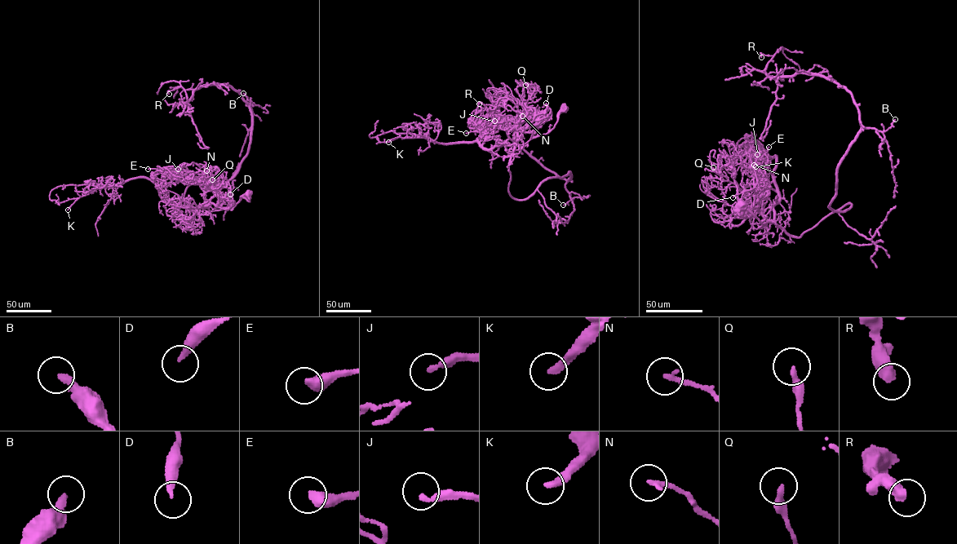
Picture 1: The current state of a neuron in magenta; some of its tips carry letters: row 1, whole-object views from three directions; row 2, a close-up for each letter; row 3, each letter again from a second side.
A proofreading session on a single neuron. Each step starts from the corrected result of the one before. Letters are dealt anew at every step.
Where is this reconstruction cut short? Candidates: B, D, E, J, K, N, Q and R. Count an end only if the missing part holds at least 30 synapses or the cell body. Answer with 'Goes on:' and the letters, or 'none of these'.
Goes on: E, K

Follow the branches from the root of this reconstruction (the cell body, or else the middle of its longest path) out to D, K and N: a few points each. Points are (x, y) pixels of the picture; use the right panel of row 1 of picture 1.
D: (740, 205), (761, 223), (773, 223), (758, 211), (758, 197), (754, 189), (742, 191), (733, 197)
K: (740, 205), (761, 223), (773, 223), (773, 207), (779, 199), (775, 154), (760, 151), (755, 155), (755, 166)
N: (740, 205), (761, 223), (773, 223), (758, 211), (754, 165)

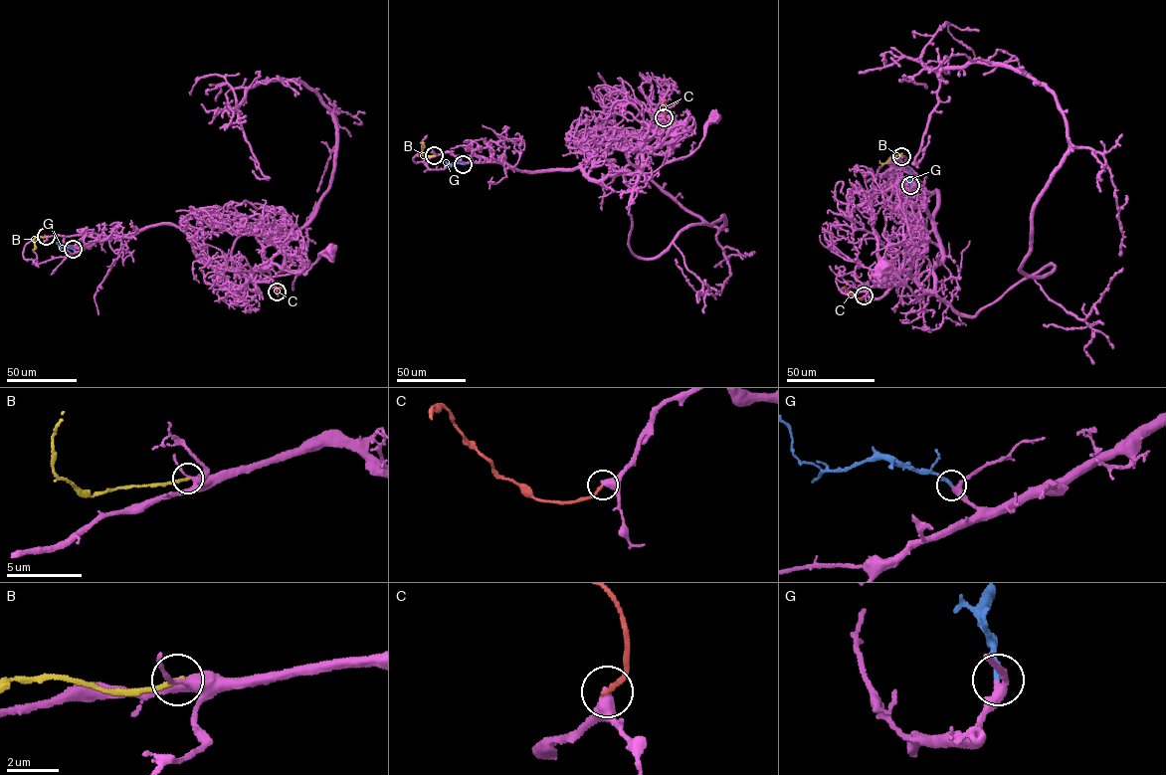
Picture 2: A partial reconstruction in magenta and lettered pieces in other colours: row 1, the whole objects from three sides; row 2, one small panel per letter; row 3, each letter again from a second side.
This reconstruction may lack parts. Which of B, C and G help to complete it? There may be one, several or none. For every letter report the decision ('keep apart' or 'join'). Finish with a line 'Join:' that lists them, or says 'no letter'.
B: keep apart
C: keep apart
G: join
Join: G

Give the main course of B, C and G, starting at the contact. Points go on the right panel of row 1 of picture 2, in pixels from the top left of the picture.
B: (901, 156), (901, 153), (892, 156), (885, 163), (879, 160)
C: (864, 296), (854, 296), (844, 289)
G: (910, 185), (908, 169)

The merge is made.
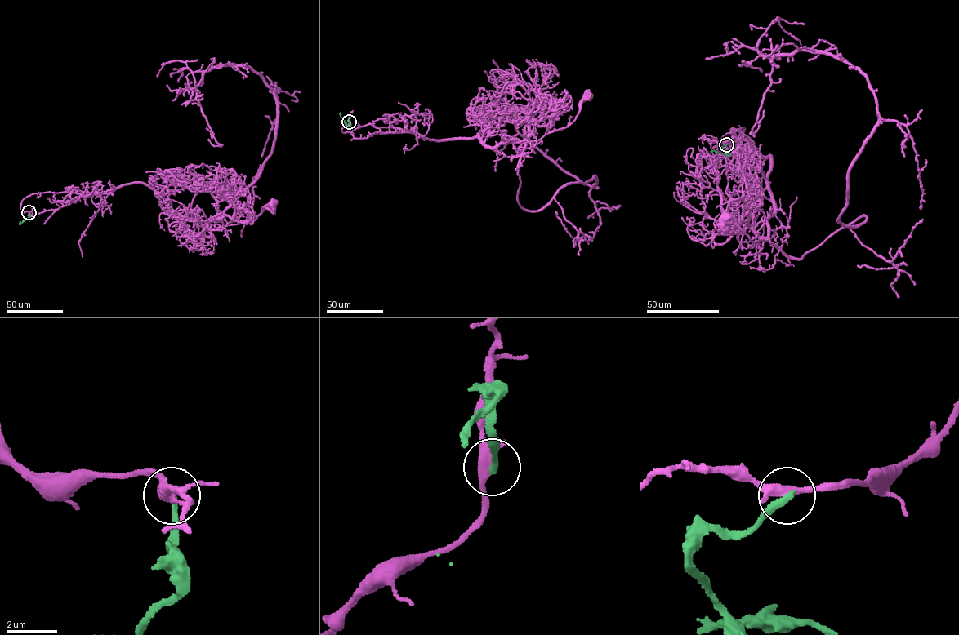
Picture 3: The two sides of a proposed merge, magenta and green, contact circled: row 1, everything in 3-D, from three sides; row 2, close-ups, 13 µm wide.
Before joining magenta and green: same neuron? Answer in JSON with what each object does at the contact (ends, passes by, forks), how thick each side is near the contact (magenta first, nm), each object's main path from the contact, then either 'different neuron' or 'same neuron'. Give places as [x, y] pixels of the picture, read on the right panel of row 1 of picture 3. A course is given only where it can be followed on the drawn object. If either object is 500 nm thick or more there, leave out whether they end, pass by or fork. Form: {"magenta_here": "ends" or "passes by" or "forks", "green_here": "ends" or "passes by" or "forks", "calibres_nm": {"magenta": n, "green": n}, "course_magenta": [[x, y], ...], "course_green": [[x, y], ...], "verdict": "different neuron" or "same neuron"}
{"magenta_here": "forks", "green_here": "ends", "calibres_nm": {"magenta": 320, "green": 240}, "course_magenta": [[726, 144], [742, 127], [755, 153], [771, 157], [774, 210], [767, 242], [754, 242], [724, 219]], "course_green": [[726, 144], [720, 149], [728, 154], [727, 152], [711, 152]], "verdict": "different neuron"}

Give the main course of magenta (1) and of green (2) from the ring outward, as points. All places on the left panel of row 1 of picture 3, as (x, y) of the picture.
1: (28, 212), (21, 202), (33, 193), (133, 183), (149, 186), (171, 215), (207, 228), (251, 222), (271, 205)
2: (28, 212), (29, 219), (25, 219), (19, 224)

